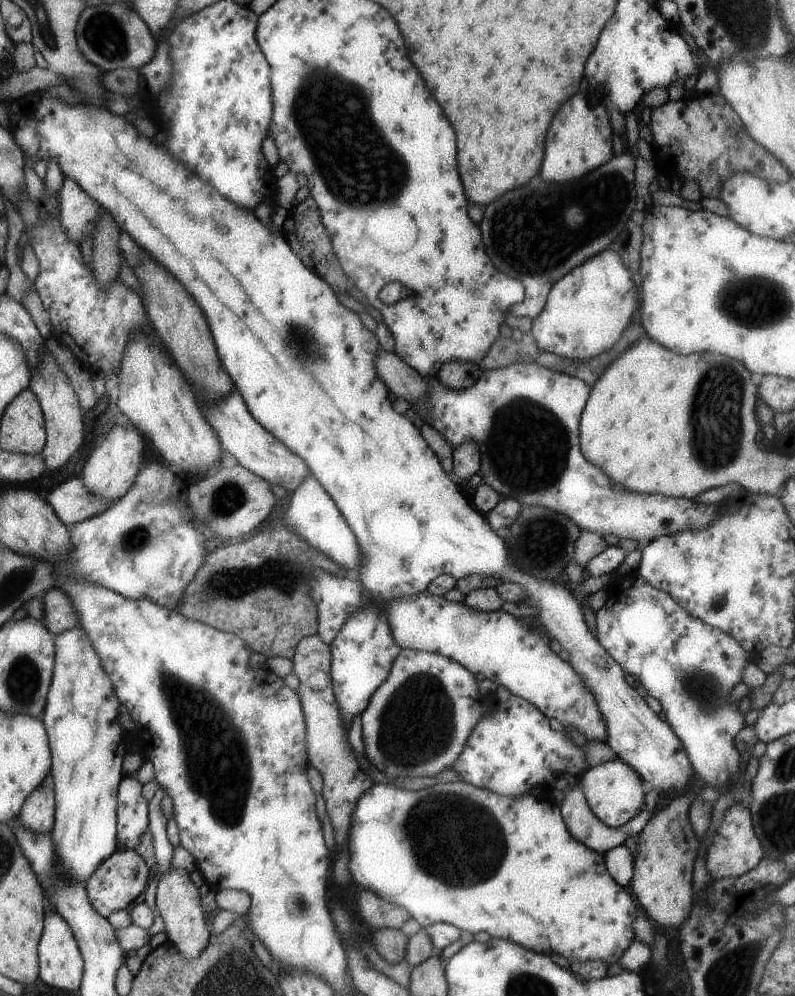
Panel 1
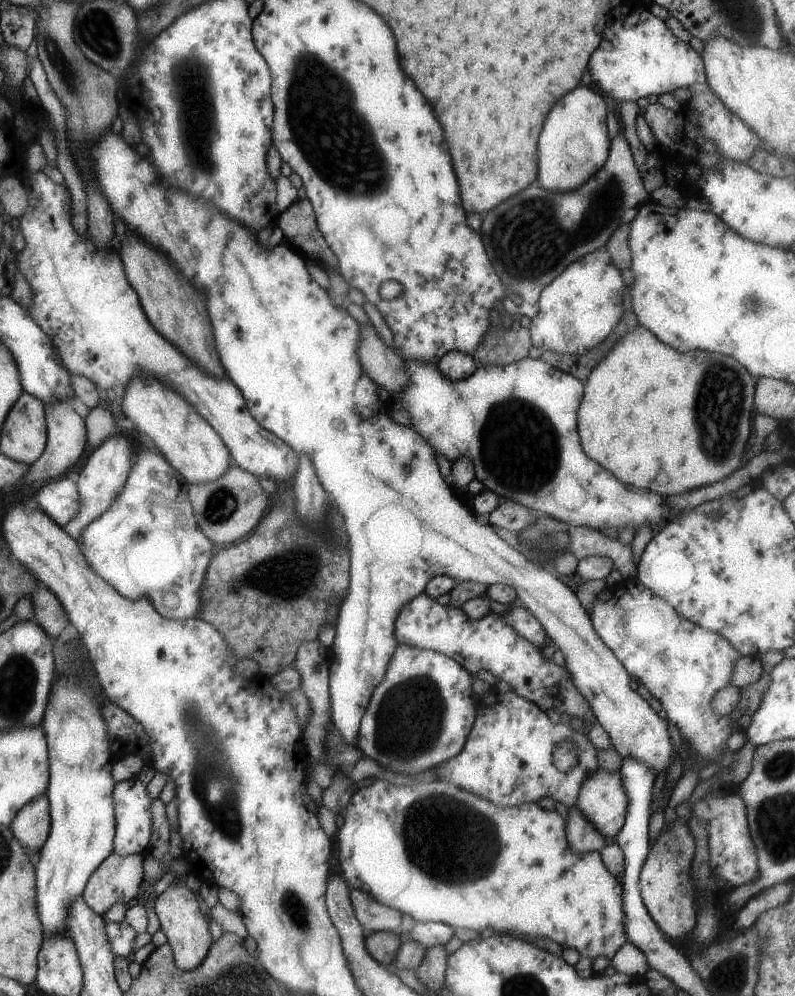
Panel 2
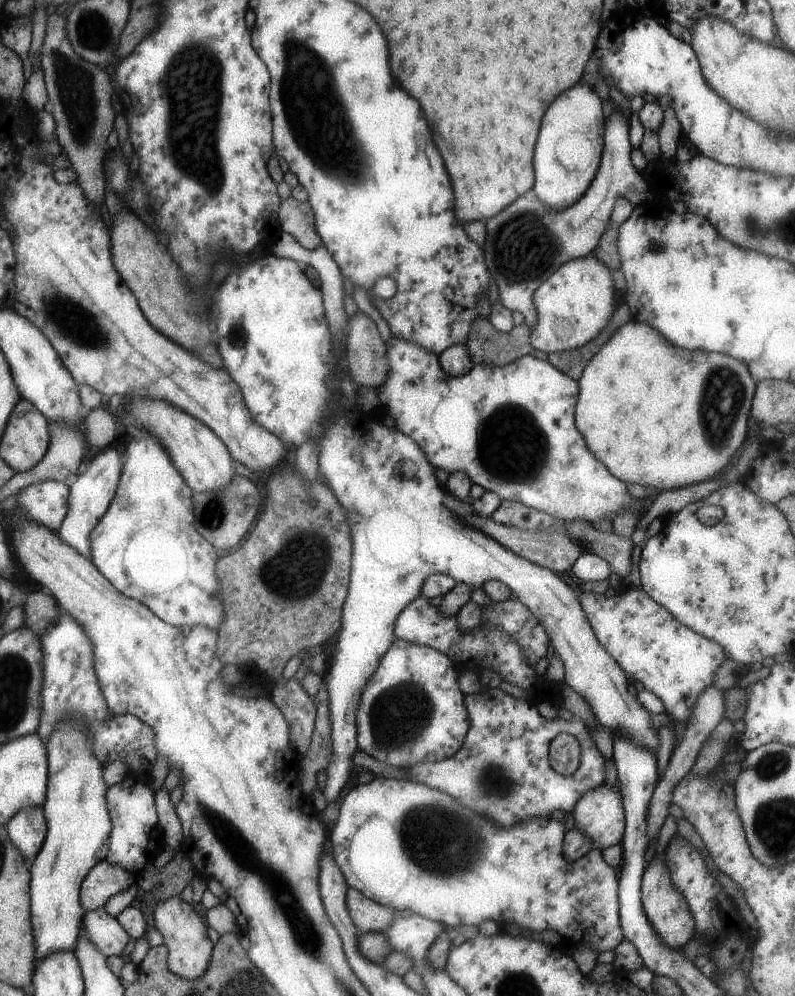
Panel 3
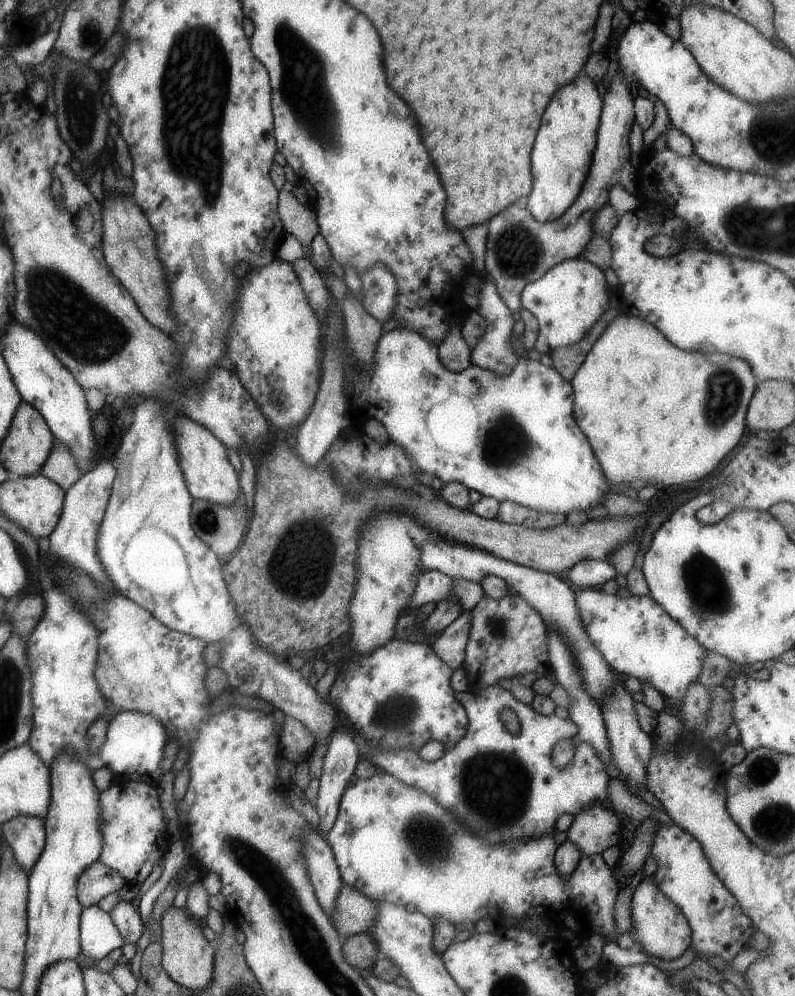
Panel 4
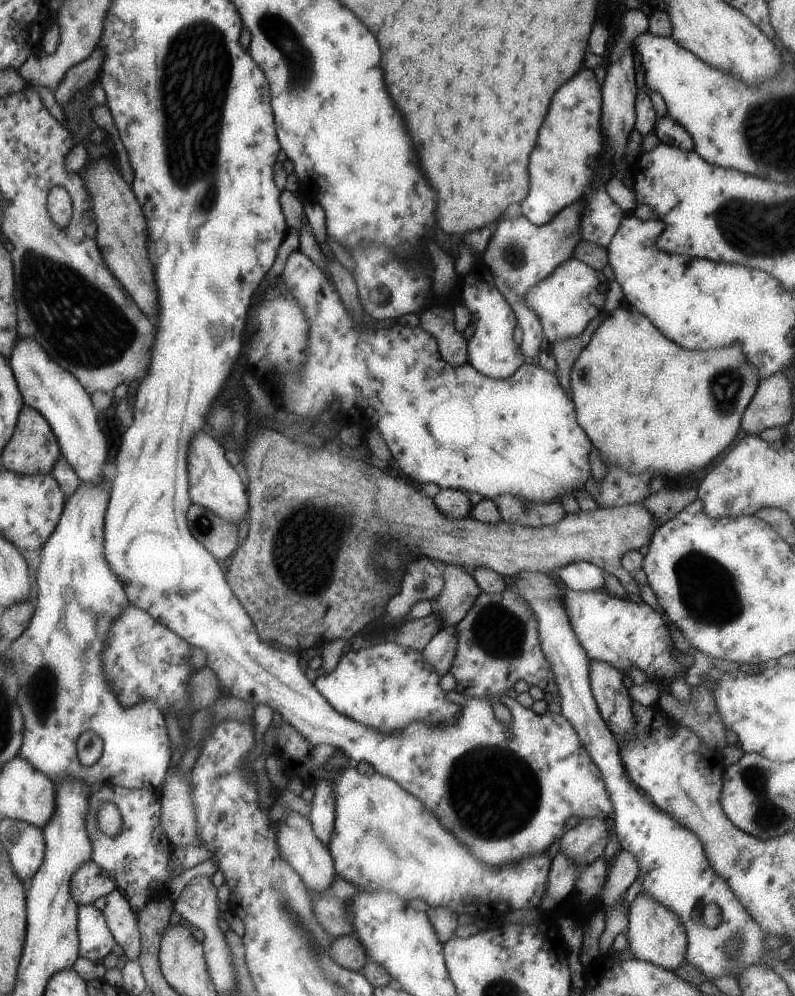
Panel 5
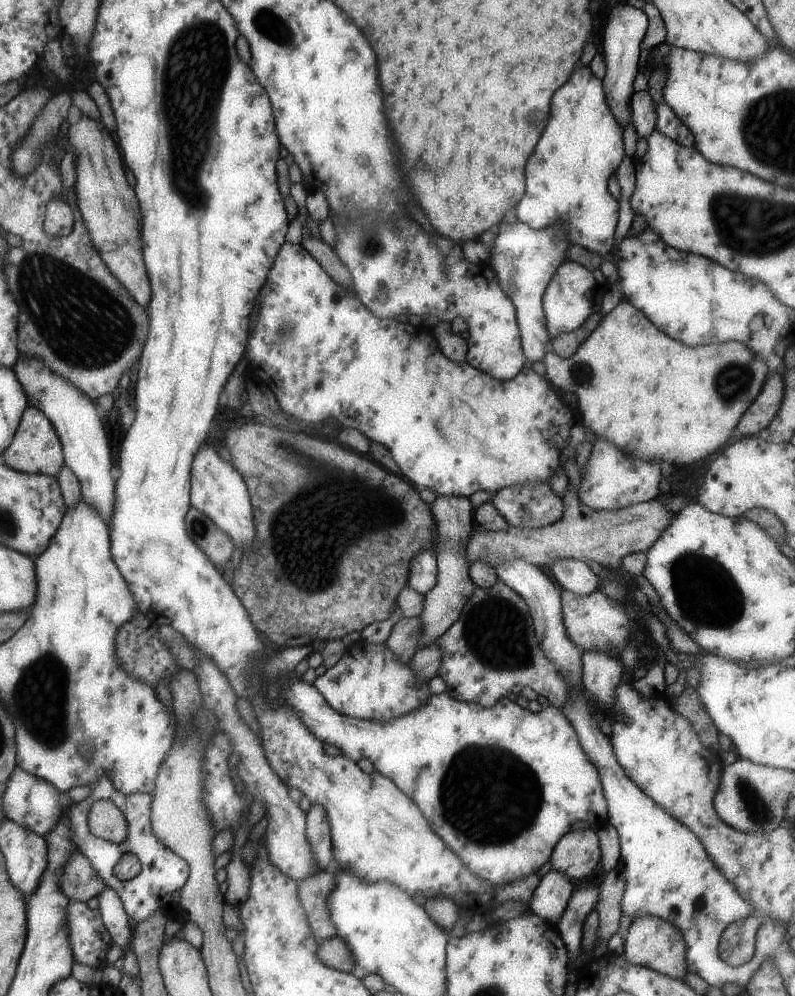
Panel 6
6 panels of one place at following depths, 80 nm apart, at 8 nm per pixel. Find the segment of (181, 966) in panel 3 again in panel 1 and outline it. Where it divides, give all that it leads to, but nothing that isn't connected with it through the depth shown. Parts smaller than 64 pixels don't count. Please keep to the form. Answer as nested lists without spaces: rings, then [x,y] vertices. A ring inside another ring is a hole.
[[[169,867],[159,876],[155,891],[155,908],[163,919],[167,942],[175,946],[185,960],[197,958],[209,942],[209,924],[203,916],[198,889],[189,881],[188,873]]]

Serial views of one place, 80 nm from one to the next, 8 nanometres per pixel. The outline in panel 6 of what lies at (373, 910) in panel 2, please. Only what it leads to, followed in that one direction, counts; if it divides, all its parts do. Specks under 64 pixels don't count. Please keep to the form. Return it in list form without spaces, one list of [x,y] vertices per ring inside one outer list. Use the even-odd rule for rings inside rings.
[[[329,867],[315,876],[297,881],[298,899],[310,926],[310,933],[317,942],[336,936],[326,907],[326,897],[334,888],[335,877],[336,874]]]

